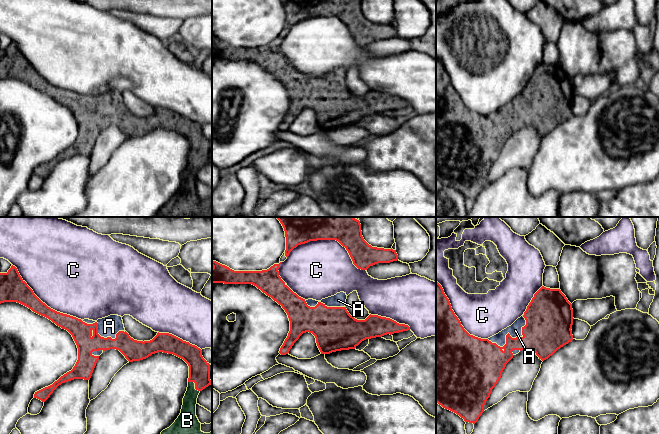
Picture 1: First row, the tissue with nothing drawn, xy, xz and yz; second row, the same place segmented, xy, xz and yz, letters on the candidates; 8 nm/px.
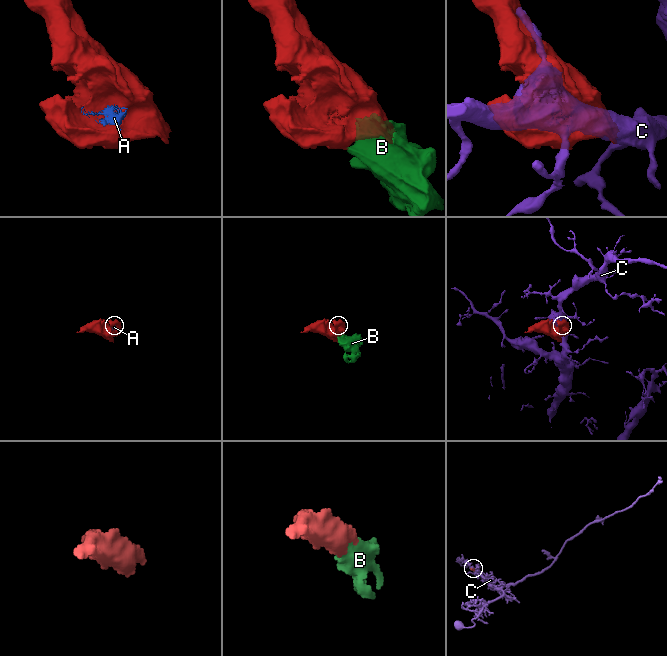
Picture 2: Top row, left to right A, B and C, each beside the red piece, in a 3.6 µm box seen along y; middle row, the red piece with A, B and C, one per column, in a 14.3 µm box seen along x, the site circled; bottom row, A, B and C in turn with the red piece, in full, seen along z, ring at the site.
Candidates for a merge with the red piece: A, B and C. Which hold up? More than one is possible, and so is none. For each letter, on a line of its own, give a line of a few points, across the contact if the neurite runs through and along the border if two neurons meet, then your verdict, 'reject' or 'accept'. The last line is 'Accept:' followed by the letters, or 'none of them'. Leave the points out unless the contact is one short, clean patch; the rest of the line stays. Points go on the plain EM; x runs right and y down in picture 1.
A: accept
B: accept
C: reject
Accept: A, B

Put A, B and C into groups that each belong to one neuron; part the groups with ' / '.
A B / C

